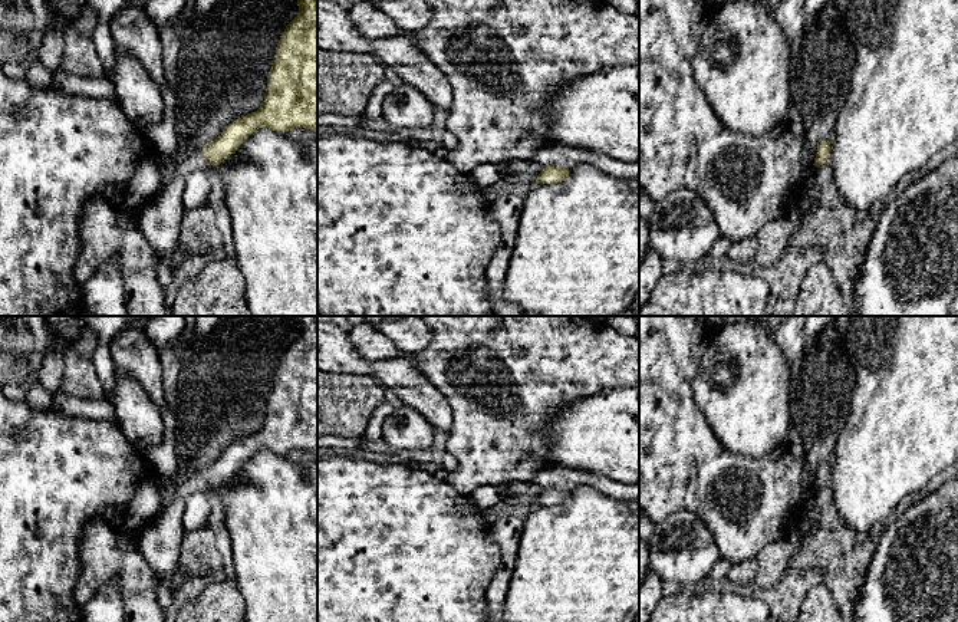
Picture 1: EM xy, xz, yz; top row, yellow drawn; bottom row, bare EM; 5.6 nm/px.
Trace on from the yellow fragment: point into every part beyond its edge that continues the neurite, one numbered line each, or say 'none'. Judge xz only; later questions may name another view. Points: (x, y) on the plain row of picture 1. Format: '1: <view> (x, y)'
none

